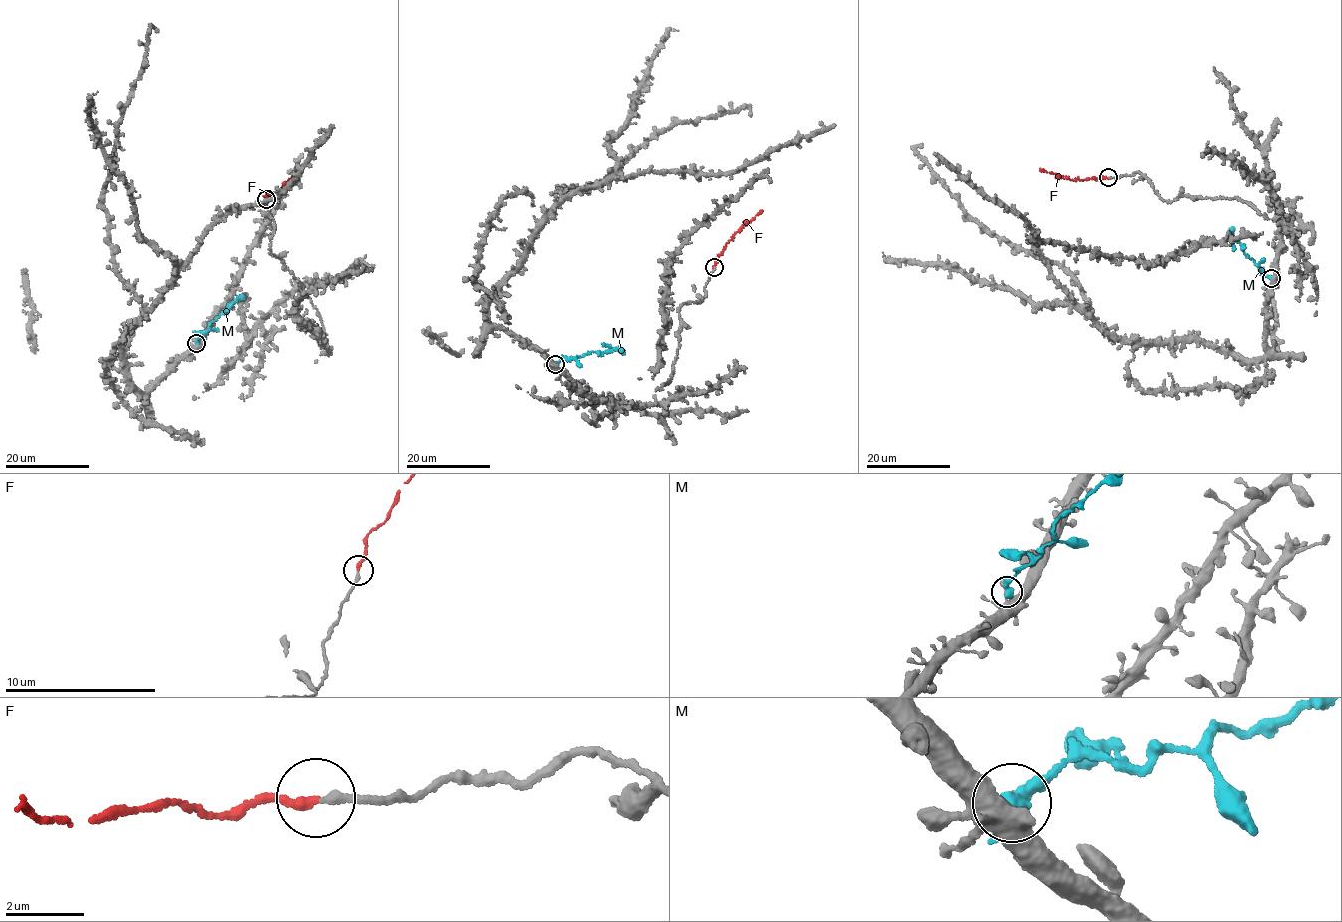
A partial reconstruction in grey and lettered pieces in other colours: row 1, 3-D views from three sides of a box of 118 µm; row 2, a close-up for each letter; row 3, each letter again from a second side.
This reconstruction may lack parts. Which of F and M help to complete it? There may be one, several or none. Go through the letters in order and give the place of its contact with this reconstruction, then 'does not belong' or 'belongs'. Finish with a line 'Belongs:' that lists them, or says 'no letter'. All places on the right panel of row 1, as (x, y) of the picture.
F: (1108, 177) | belongs
M: (1271, 278) | does not belong
Belongs: F

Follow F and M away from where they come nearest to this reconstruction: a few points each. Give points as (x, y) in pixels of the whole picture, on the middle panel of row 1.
F: (714, 266), (726, 242), (762, 210)
M: (555, 363), (618, 348), (623, 353)

